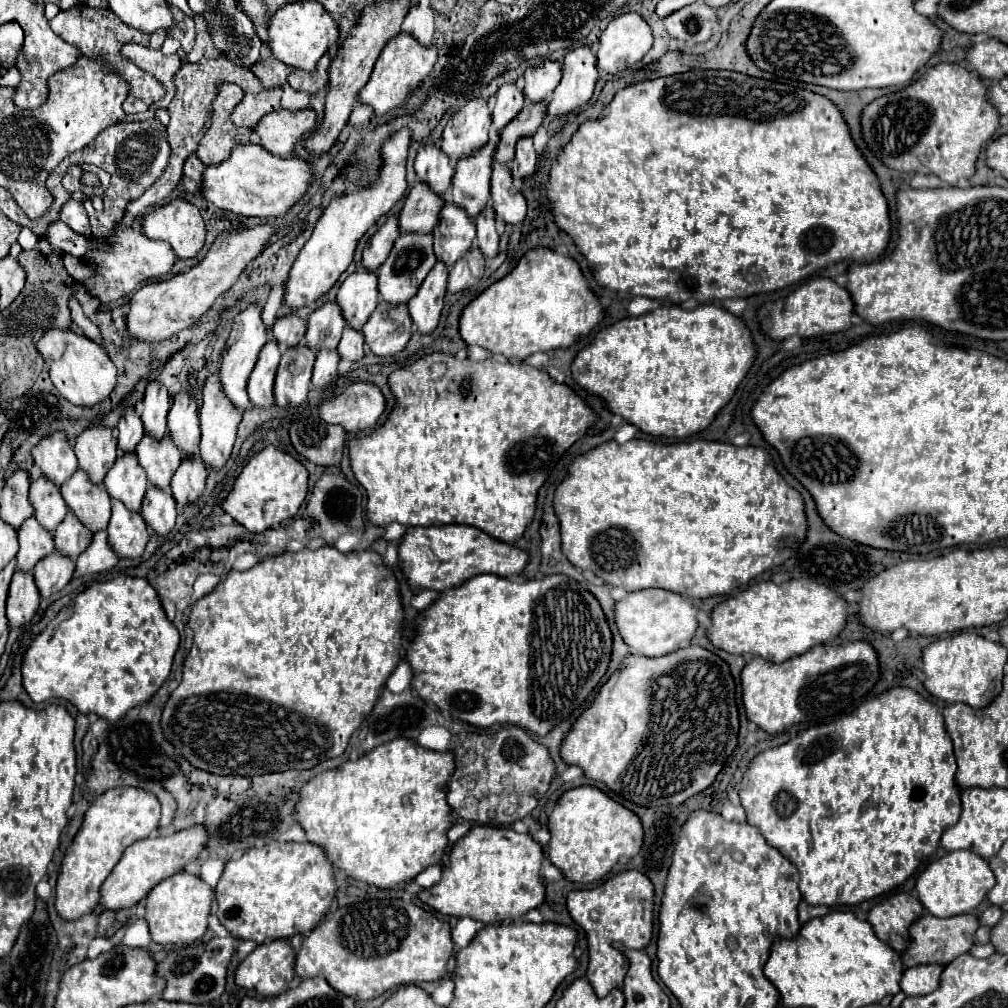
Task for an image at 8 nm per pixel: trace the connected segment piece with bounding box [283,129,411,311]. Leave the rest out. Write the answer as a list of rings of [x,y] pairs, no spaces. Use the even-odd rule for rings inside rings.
[[[399,129],[389,141],[385,141],[385,145],[381,149],[385,165],[381,167],[379,179],[369,189],[351,191],[351,193],[345,193],[343,197],[333,199],[331,205],[323,211],[321,219],[317,221],[317,225],[313,229],[311,239],[299,251],[299,255],[293,261],[293,267],[289,271],[289,277],[285,281],[283,303],[291,311],[311,305],[313,301],[323,297],[337,283],[337,279],[349,267],[349,263],[353,261],[353,253],[355,253],[359,239],[377,223],[379,217],[387,215],[397,205],[397,201],[401,199],[401,195],[407,189],[405,161],[407,161],[409,145],[411,145],[411,131]]]

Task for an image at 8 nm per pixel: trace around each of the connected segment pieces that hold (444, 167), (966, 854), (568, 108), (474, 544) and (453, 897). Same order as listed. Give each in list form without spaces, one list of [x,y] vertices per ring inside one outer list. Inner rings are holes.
[[[427,143],[419,149],[419,153],[415,157],[415,173],[417,173],[419,181],[429,183],[429,187],[437,195],[445,195],[445,191],[449,189],[451,177],[453,177],[449,157],[431,143]]]
[[[951,851],[945,857],[933,861],[919,877],[915,889],[925,909],[937,917],[963,915],[979,907],[987,899],[987,891],[995,885],[995,875],[989,863],[973,851]]]
[[[577,47],[569,51],[563,59],[561,69],[563,77],[545,109],[549,119],[559,119],[563,115],[569,115],[573,109],[589,103],[599,79],[595,55],[589,47]]]
[[[443,525],[443,527],[413,527],[407,529],[403,541],[399,545],[399,559],[403,573],[409,579],[411,587],[417,589],[437,589],[447,591],[459,587],[467,579],[493,573],[499,577],[521,575],[529,563],[529,553],[503,543],[477,527],[471,525]]]
[[[477,825],[465,837],[461,837],[451,849],[451,865],[443,869],[443,879],[419,893],[419,899],[443,915],[471,917],[483,923],[503,923],[505,919],[519,919],[531,909],[545,903],[545,883],[541,875],[541,863],[545,859],[543,845],[529,833],[515,833],[511,827]]]

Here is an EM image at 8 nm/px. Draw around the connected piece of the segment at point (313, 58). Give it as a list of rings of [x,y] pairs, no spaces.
[[[297,1],[279,9],[269,23],[269,47],[285,65],[301,71],[315,71],[331,43],[339,43],[339,25],[319,1]]]

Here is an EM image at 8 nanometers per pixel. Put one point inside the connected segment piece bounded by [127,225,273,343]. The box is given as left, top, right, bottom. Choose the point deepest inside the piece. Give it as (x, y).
(161, 309)

